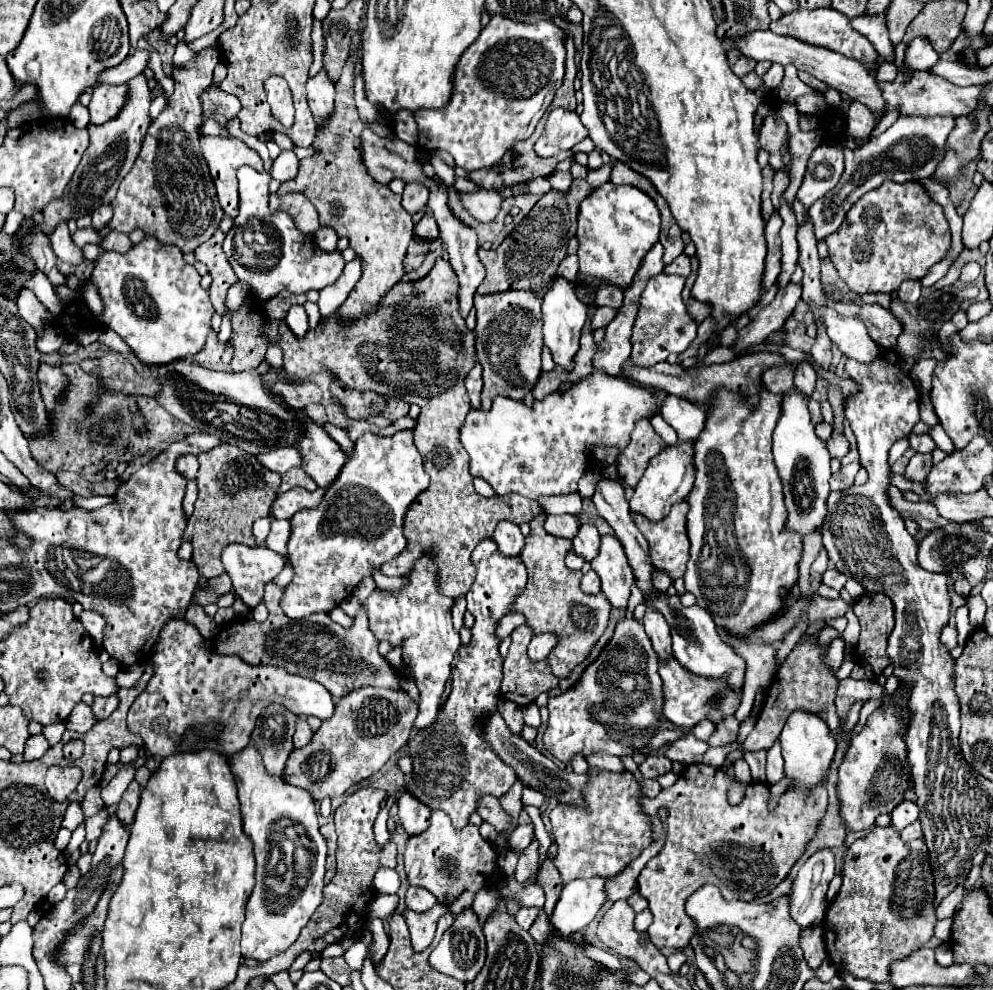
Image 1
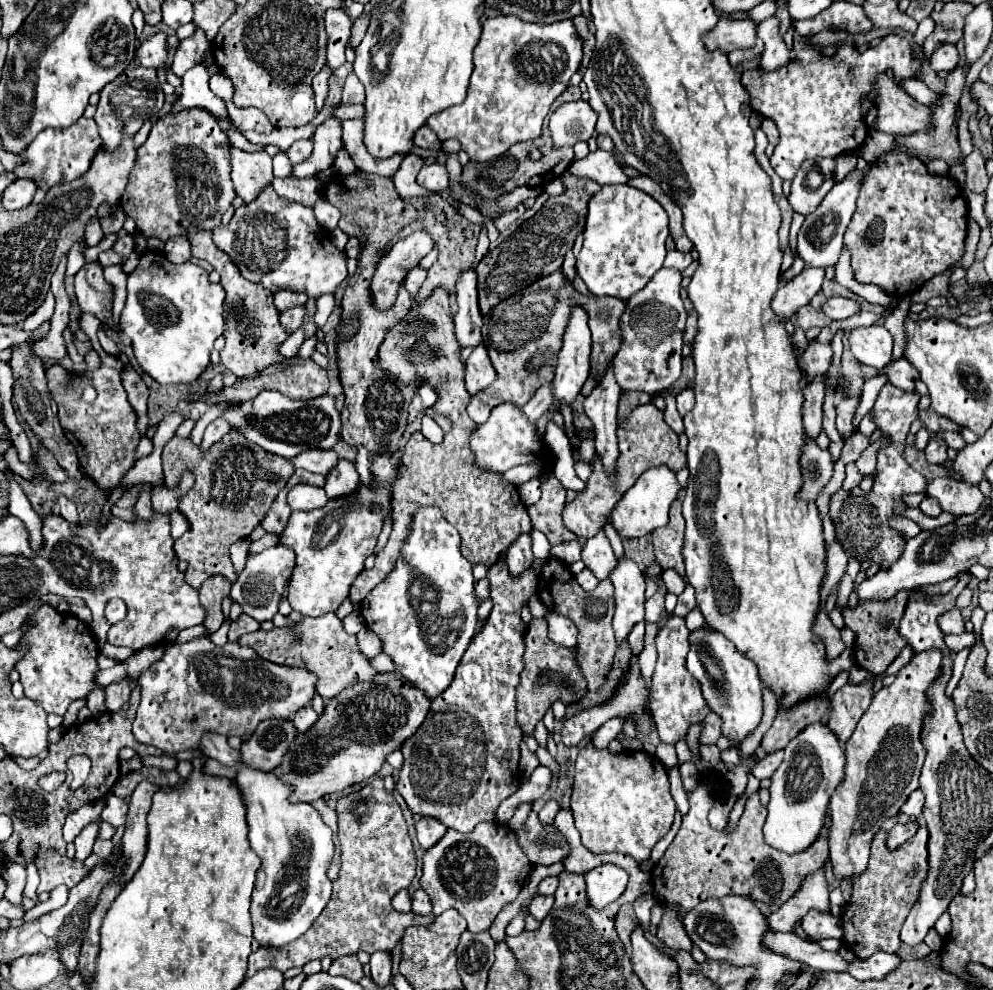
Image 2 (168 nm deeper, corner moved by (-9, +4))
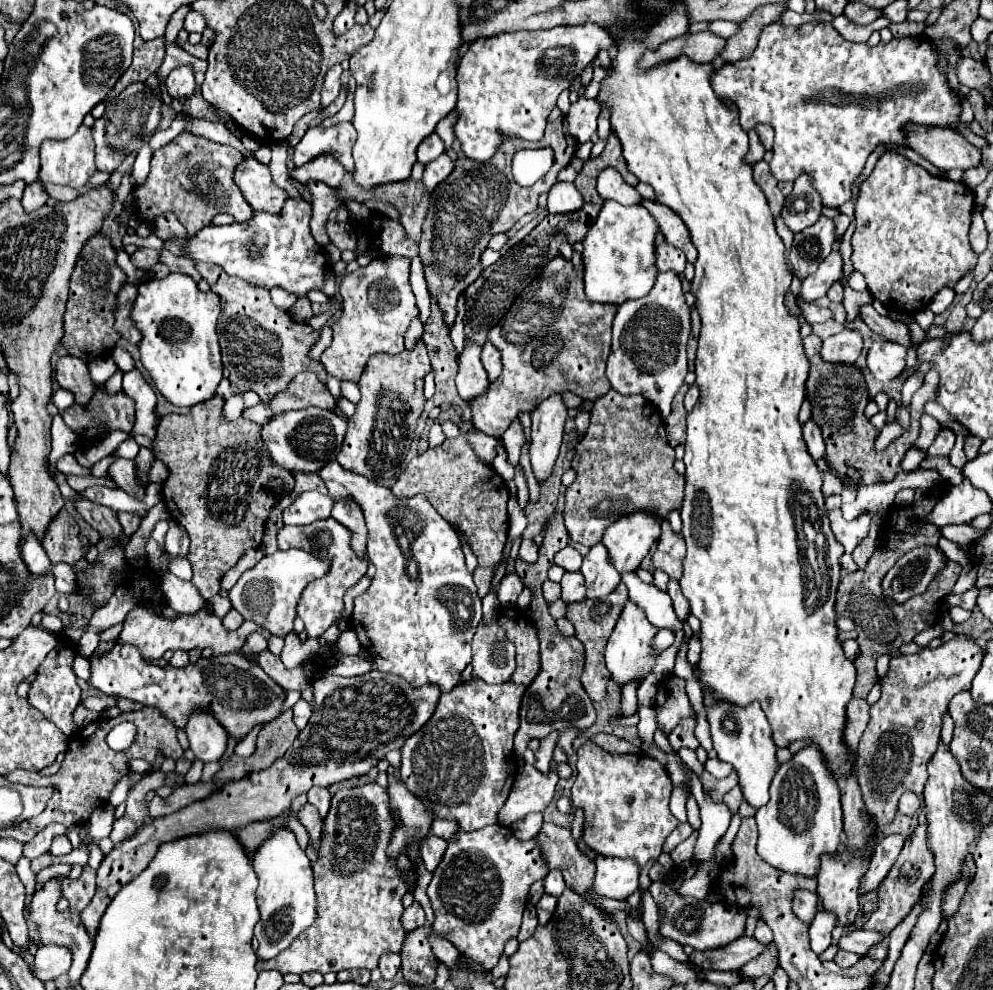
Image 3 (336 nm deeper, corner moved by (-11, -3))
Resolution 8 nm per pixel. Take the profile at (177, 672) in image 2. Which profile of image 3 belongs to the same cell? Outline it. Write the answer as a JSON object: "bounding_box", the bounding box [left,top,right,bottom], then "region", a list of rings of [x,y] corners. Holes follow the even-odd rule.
{"bounding_box":[88,641,286,739],"region":[[[100,641],[96,651],[90,655],[90,679],[88,685],[102,691],[104,695],[128,697],[142,703],[144,707],[154,707],[164,719],[172,721],[176,727],[184,727],[188,715],[194,709],[206,707],[224,725],[230,737],[242,739],[252,731],[254,725],[276,719],[282,713],[286,693],[276,685],[260,665],[248,661],[242,653],[198,659],[198,663],[184,669],[174,669],[170,665],[156,665],[142,659],[136,653],[136,645],[122,641]]]}

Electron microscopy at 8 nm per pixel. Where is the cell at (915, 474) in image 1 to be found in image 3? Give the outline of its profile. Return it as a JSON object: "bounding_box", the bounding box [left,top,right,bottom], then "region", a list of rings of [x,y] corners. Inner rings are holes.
{"bounding_box":[928,429,954,457],"region":[[[940,429],[938,431],[938,435],[936,435],[936,439],[934,439],[934,443],[930,445],[930,449],[928,449],[928,455],[930,457],[934,457],[934,455],[948,455],[950,453],[950,449],[954,447],[954,433],[950,431],[950,429]]]}

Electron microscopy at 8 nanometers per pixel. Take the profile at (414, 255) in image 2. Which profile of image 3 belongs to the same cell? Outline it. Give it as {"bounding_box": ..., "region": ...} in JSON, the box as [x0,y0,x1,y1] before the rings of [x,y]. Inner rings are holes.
{"bounding_box":[320,255,418,383],"region":[[[382,255],[366,267],[348,273],[340,283],[344,301],[342,315],[332,325],[332,343],[320,355],[320,363],[338,381],[358,383],[368,359],[378,353],[396,355],[404,351],[404,333],[418,315],[416,297],[408,283],[410,259],[396,255]]]}

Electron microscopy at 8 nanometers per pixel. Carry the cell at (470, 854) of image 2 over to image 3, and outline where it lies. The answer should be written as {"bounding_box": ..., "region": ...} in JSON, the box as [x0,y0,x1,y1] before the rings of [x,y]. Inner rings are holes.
{"bounding_box":[428,825,548,971],"region":[[[488,825],[478,831],[458,831],[458,839],[452,841],[444,853],[442,863],[432,875],[428,885],[428,897],[434,909],[434,931],[446,937],[464,957],[482,965],[484,971],[492,971],[504,951],[504,943],[518,935],[522,913],[528,901],[530,885],[548,875],[548,865],[540,857],[540,845],[536,839],[520,841],[514,837],[510,827]]]}

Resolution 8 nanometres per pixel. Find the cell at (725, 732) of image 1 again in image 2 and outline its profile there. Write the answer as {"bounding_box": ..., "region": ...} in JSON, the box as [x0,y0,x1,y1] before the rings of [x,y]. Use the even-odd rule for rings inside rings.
{"bounding_box":[700,714,722,744],"region":[[[708,714],[704,720],[704,730],[700,736],[702,744],[716,744],[718,738],[722,736],[722,720],[718,718],[718,714]]]}

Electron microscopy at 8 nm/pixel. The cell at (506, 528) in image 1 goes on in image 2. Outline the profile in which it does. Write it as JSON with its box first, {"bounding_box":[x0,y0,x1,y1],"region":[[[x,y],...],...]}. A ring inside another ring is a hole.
{"bounding_box":[506,534,532,576],"region":[[[520,534],[506,550],[506,564],[512,576],[518,576],[532,566],[532,540],[530,534]]]}

